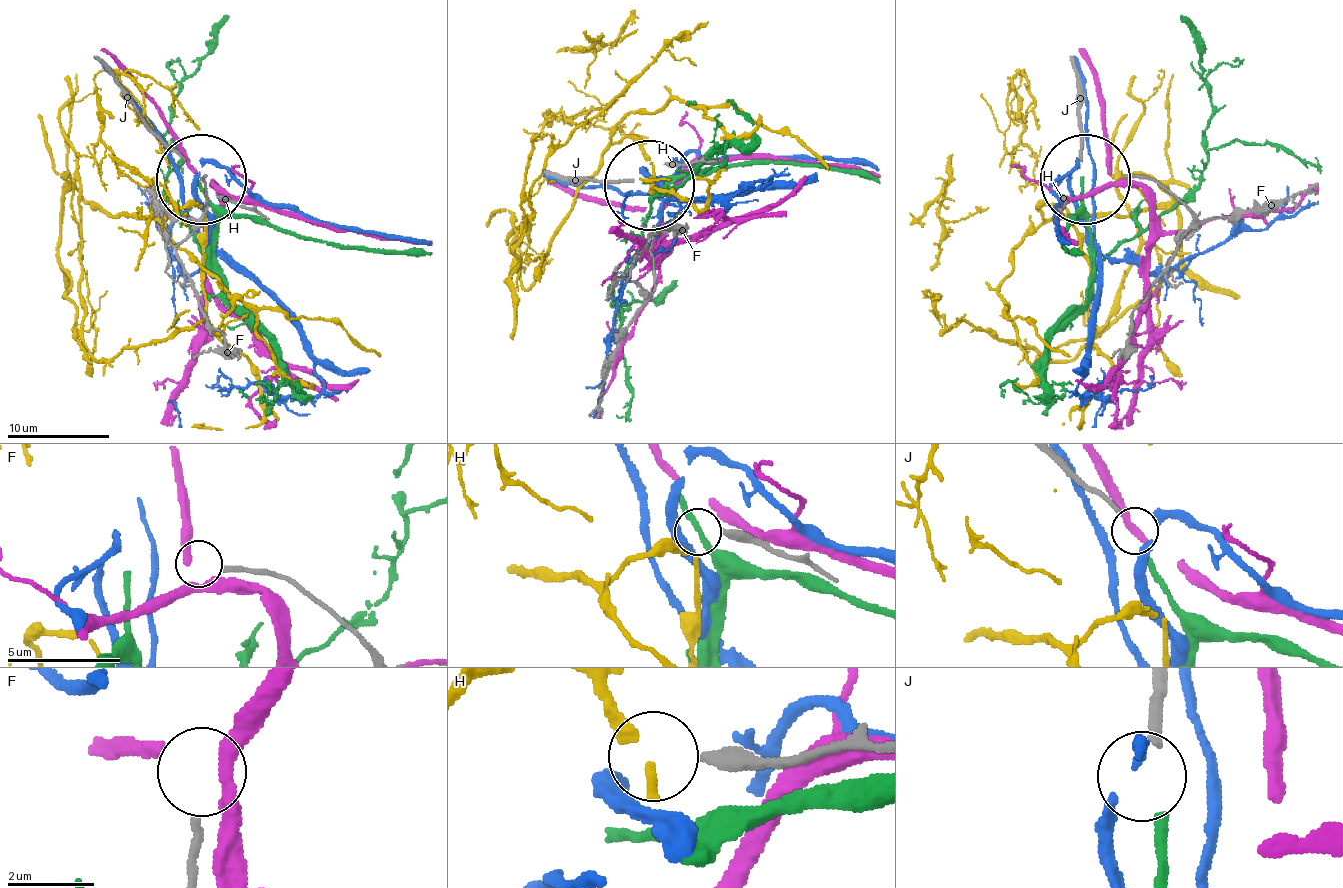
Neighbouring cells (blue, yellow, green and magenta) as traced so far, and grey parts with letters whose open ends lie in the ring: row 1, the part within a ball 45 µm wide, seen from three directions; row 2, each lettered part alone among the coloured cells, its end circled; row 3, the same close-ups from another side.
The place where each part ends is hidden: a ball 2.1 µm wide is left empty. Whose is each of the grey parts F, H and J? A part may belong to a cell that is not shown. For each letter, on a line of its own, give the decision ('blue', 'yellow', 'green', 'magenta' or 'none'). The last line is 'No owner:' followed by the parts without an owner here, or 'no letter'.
F: none
H: yellow
J: green
No owner: F

